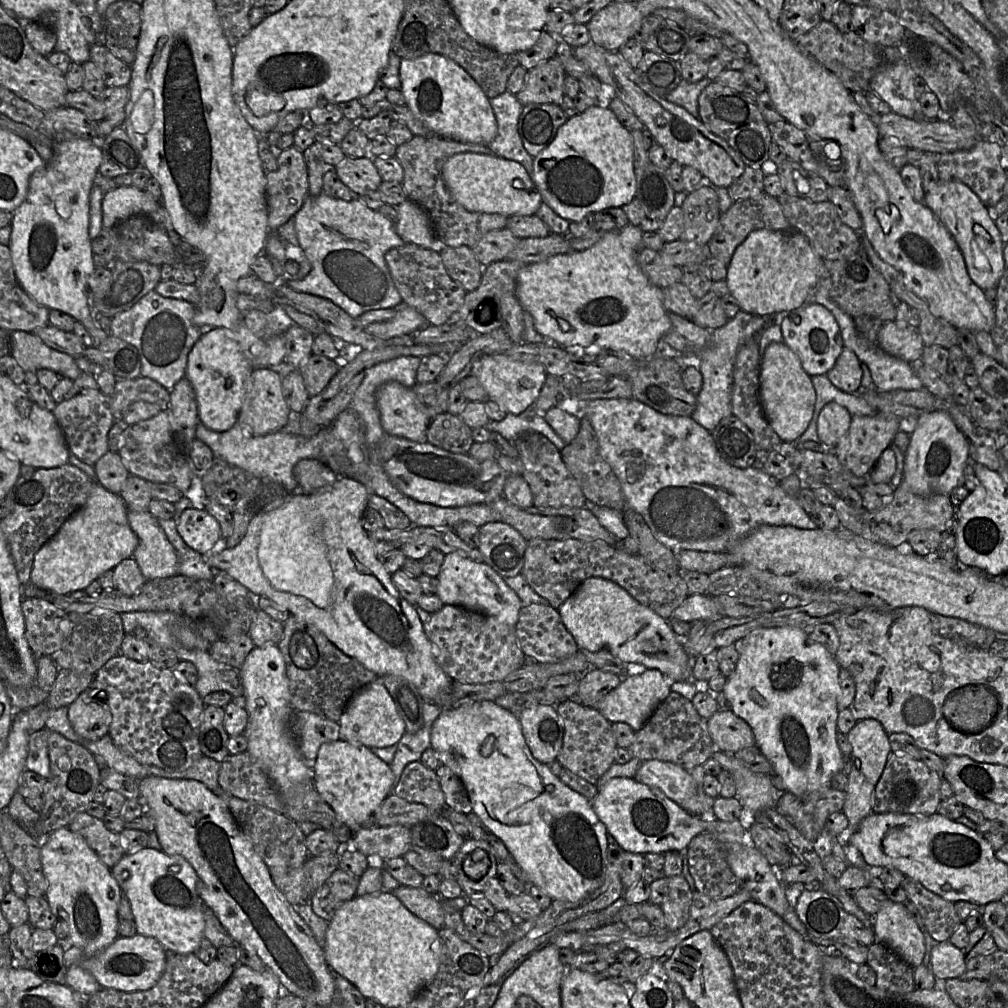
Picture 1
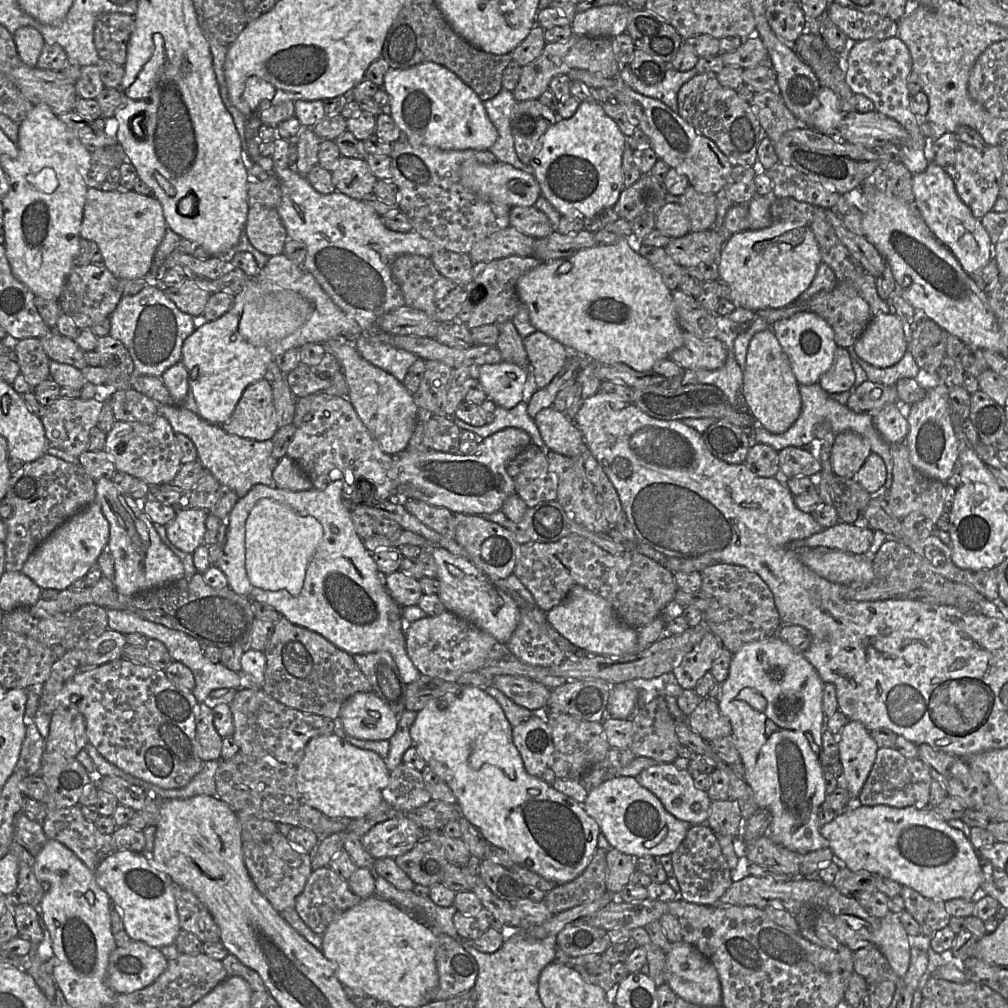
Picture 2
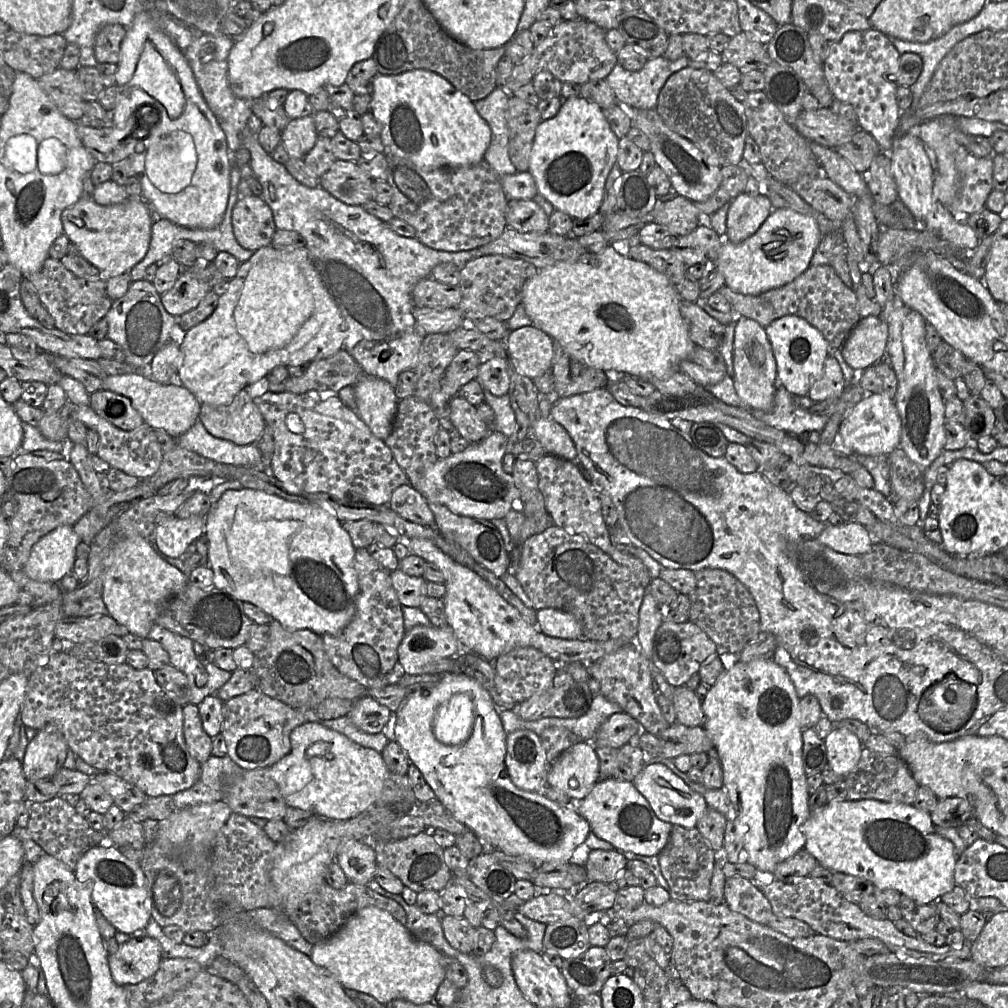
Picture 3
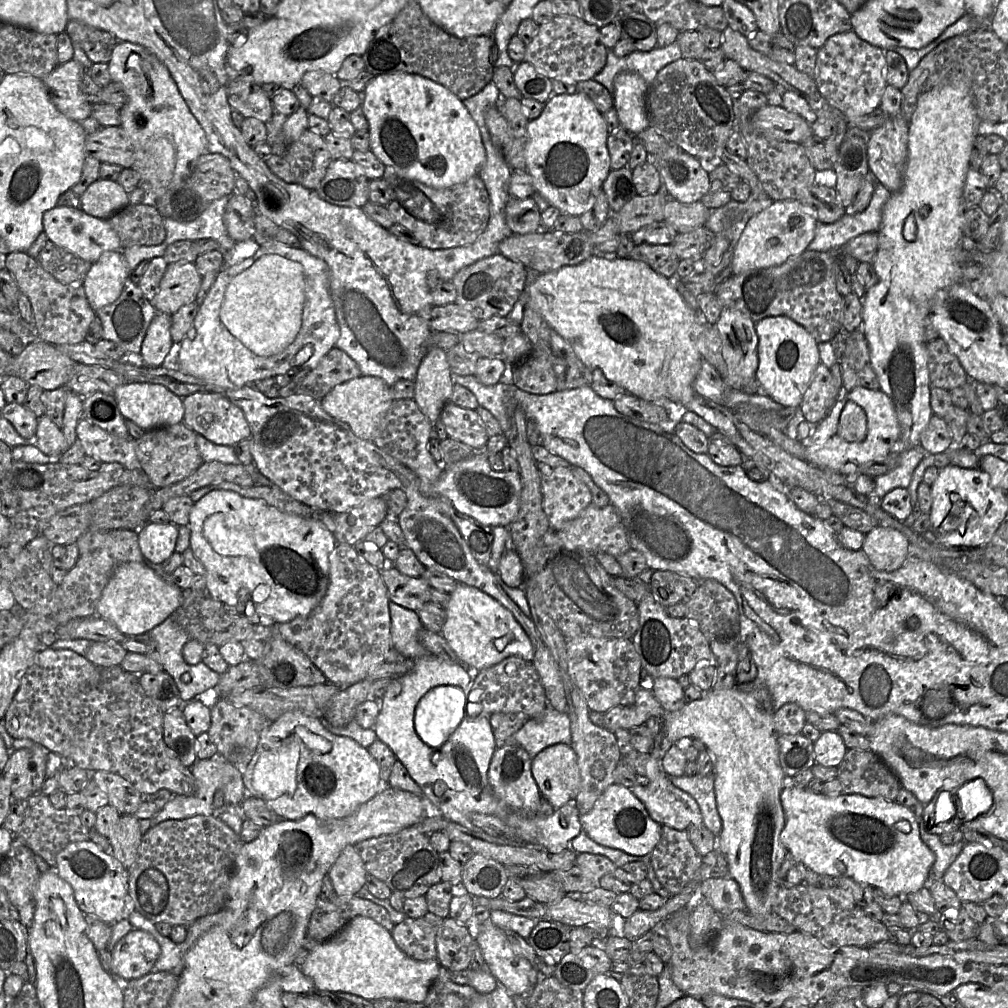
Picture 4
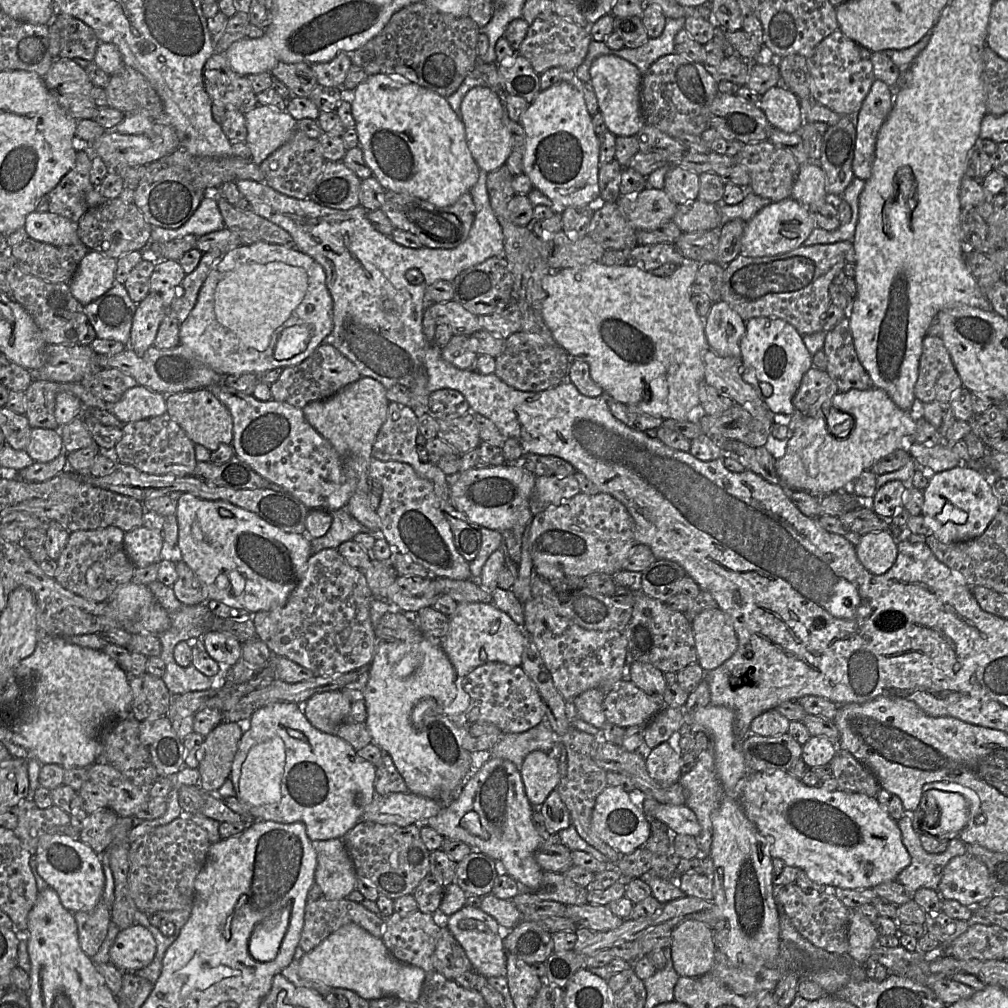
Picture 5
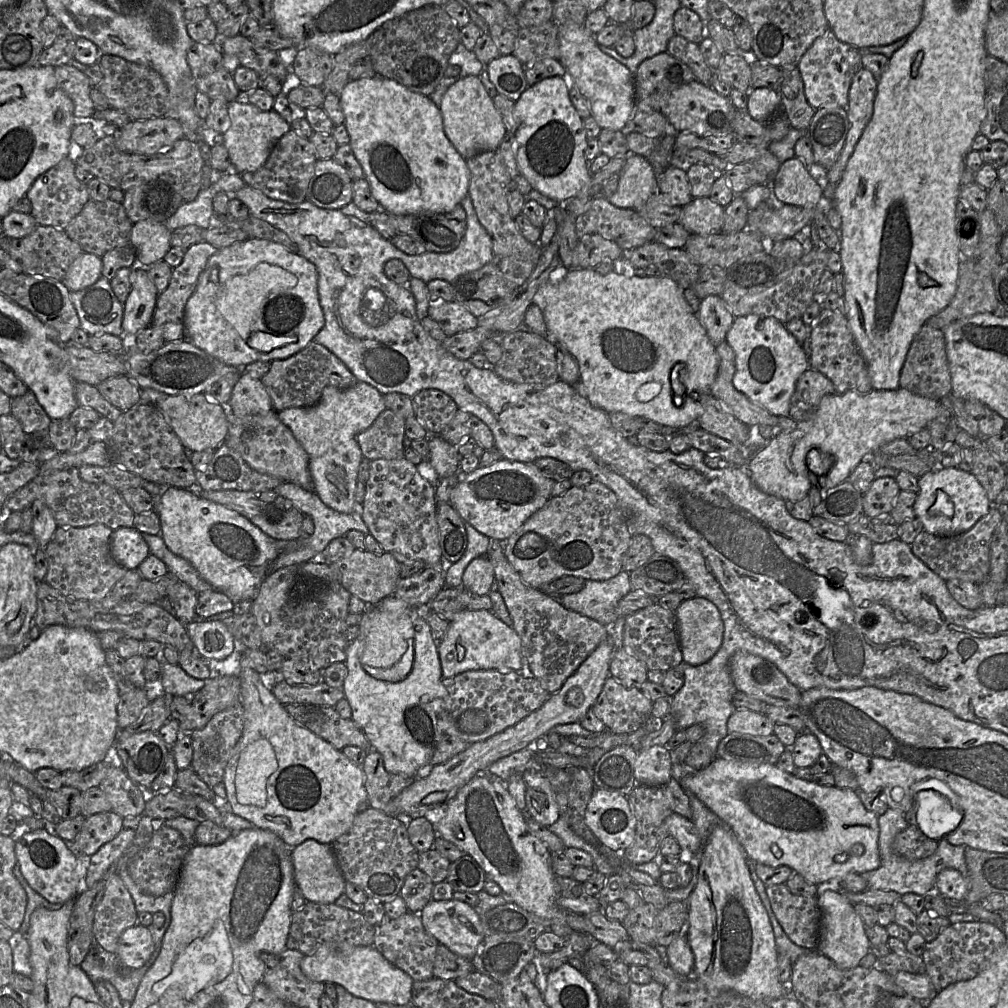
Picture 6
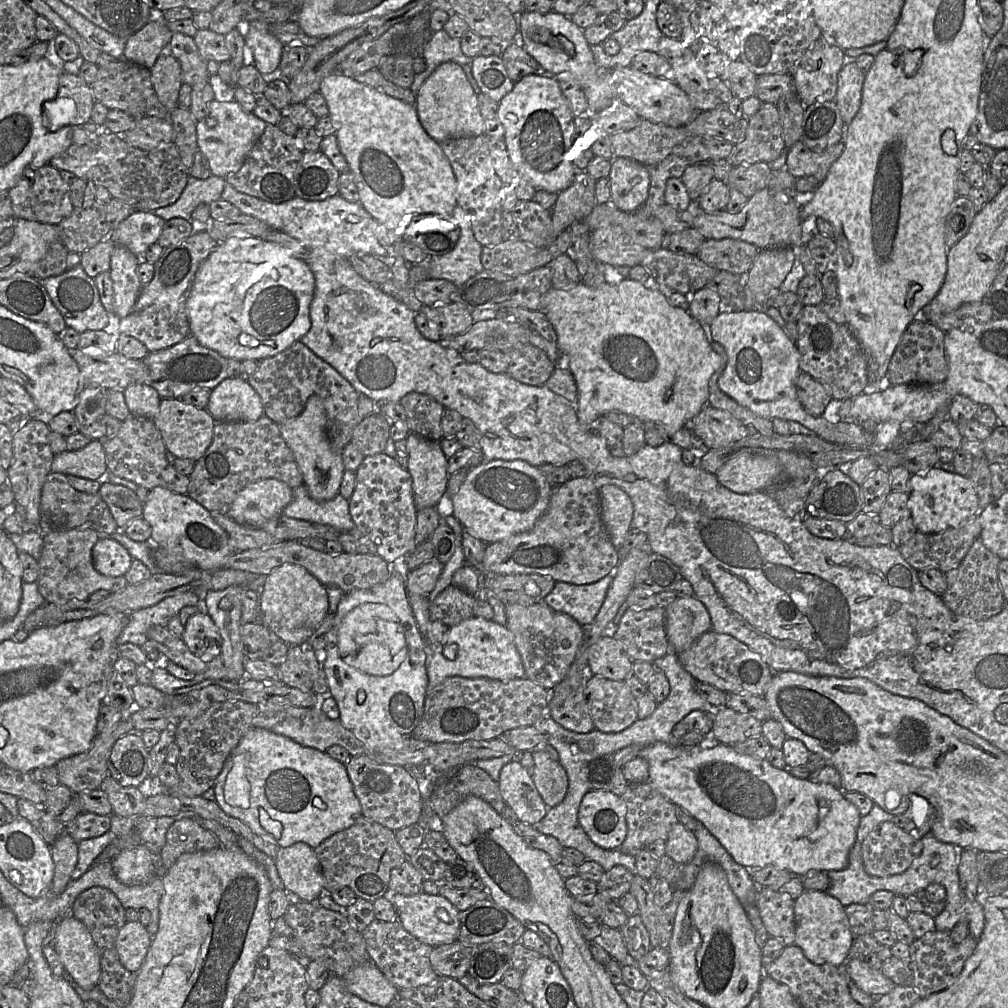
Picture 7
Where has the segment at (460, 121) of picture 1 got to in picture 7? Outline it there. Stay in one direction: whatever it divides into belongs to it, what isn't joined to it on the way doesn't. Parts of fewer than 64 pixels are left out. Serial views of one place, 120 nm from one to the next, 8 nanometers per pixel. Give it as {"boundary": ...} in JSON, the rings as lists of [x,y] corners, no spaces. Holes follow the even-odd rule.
{"boundary":[[[331,74],[330,76],[324,78],[320,84],[319,93],[324,96],[327,102],[329,116],[335,128],[335,136],[337,138],[339,148],[357,180],[360,204],[378,223],[383,224],[387,229],[393,231],[399,239],[402,238],[406,227],[415,218],[421,218],[424,216],[452,216],[453,210],[457,206],[456,177],[440,143],[431,138],[423,128],[416,107],[382,93],[371,86],[358,82],[352,76],[346,76],[343,74]]]}

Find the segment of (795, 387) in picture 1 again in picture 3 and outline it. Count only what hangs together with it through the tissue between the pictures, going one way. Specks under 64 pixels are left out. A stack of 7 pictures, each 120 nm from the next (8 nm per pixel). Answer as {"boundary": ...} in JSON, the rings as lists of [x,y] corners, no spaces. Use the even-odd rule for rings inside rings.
{"boundary":[[[740,317],[735,326],[733,347],[734,387],[749,410],[770,411],[778,381],[776,361],[765,328],[757,321]]]}

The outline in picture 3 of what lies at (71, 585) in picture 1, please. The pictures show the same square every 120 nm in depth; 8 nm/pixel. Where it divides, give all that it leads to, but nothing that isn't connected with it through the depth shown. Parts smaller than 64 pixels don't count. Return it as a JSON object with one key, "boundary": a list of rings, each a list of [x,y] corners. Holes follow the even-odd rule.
{"boundary":[[[62,525],[34,544],[23,571],[35,581],[59,582],[71,572],[79,543],[73,526]]]}

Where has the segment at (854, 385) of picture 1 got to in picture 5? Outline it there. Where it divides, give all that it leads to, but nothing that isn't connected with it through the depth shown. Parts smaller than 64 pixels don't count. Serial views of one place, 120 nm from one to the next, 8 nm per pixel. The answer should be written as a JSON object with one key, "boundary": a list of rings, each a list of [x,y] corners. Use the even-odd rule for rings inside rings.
{"boundary":[[[811,367],[804,374],[792,402],[804,417],[823,417],[828,414],[831,399],[837,392],[836,383],[826,371]]]}

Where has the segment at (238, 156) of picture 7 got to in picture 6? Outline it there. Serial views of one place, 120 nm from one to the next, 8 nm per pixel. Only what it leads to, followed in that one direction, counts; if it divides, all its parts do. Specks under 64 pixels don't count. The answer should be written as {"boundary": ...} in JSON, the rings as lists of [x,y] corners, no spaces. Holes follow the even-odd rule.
{"boundary":[[[247,101],[228,103],[228,114],[230,127],[219,137],[228,151],[232,170],[239,174],[258,170],[265,163],[278,140],[291,130],[291,125],[277,112],[262,111]]]}

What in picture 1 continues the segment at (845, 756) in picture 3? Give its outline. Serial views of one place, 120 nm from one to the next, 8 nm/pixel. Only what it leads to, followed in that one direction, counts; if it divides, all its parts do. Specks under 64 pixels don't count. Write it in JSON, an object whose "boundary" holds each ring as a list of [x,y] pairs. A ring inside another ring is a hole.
{"boundary":[[[868,718],[857,721],[854,727],[847,733],[847,738],[852,746],[850,754],[851,771],[847,775],[848,783],[844,791],[846,799],[842,812],[847,816],[849,826],[842,834],[837,836],[837,841],[838,837],[849,841],[860,822],[871,813],[874,813],[872,810],[872,794],[892,752],[889,734],[885,731],[882,724],[875,719]]]}

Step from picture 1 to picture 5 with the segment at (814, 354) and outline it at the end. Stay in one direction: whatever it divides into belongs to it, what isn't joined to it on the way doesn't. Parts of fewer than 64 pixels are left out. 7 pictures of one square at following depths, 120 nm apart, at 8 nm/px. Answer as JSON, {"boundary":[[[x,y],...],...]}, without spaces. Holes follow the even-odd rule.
{"boundary":[[[756,317],[746,321],[746,331],[740,341],[742,378],[753,386],[758,396],[773,413],[795,412],[793,397],[804,374],[812,367],[812,355],[803,342],[803,335],[791,324],[777,317]],[[760,383],[772,386],[772,393],[763,397]]]}

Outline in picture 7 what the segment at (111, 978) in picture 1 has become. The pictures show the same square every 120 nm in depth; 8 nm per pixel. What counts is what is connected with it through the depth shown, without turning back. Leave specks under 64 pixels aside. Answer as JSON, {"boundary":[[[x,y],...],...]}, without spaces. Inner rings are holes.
{"boundary":[[[126,922],[119,931],[116,949],[122,965],[136,974],[149,951],[152,938],[147,928],[138,922]]]}

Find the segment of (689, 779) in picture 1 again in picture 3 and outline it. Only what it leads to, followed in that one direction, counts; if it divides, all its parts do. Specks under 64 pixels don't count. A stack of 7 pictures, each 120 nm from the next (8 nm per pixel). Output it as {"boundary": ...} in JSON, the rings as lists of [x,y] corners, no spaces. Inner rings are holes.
{"boundary":[[[661,763],[645,765],[633,783],[636,789],[647,799],[656,816],[673,825],[694,828],[709,810],[705,798],[700,793],[690,788],[682,778]]]}

